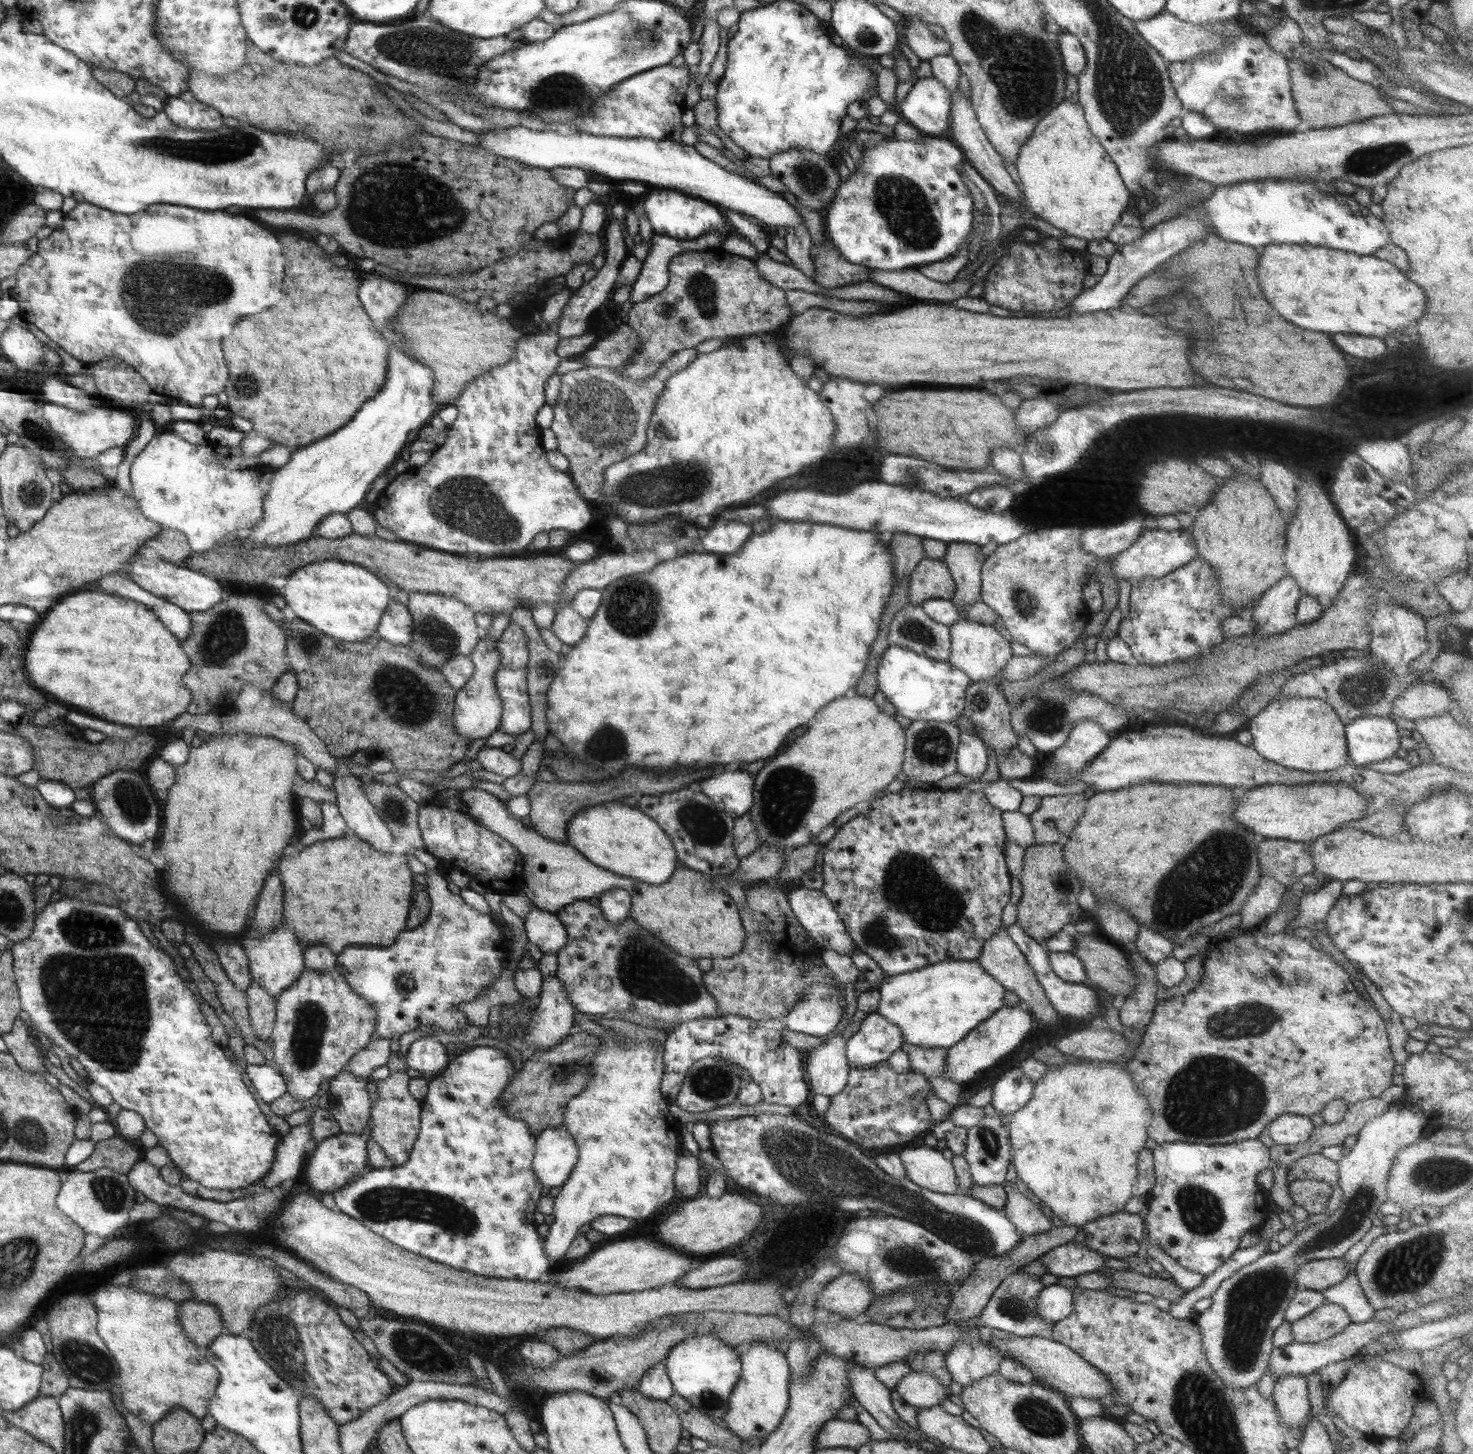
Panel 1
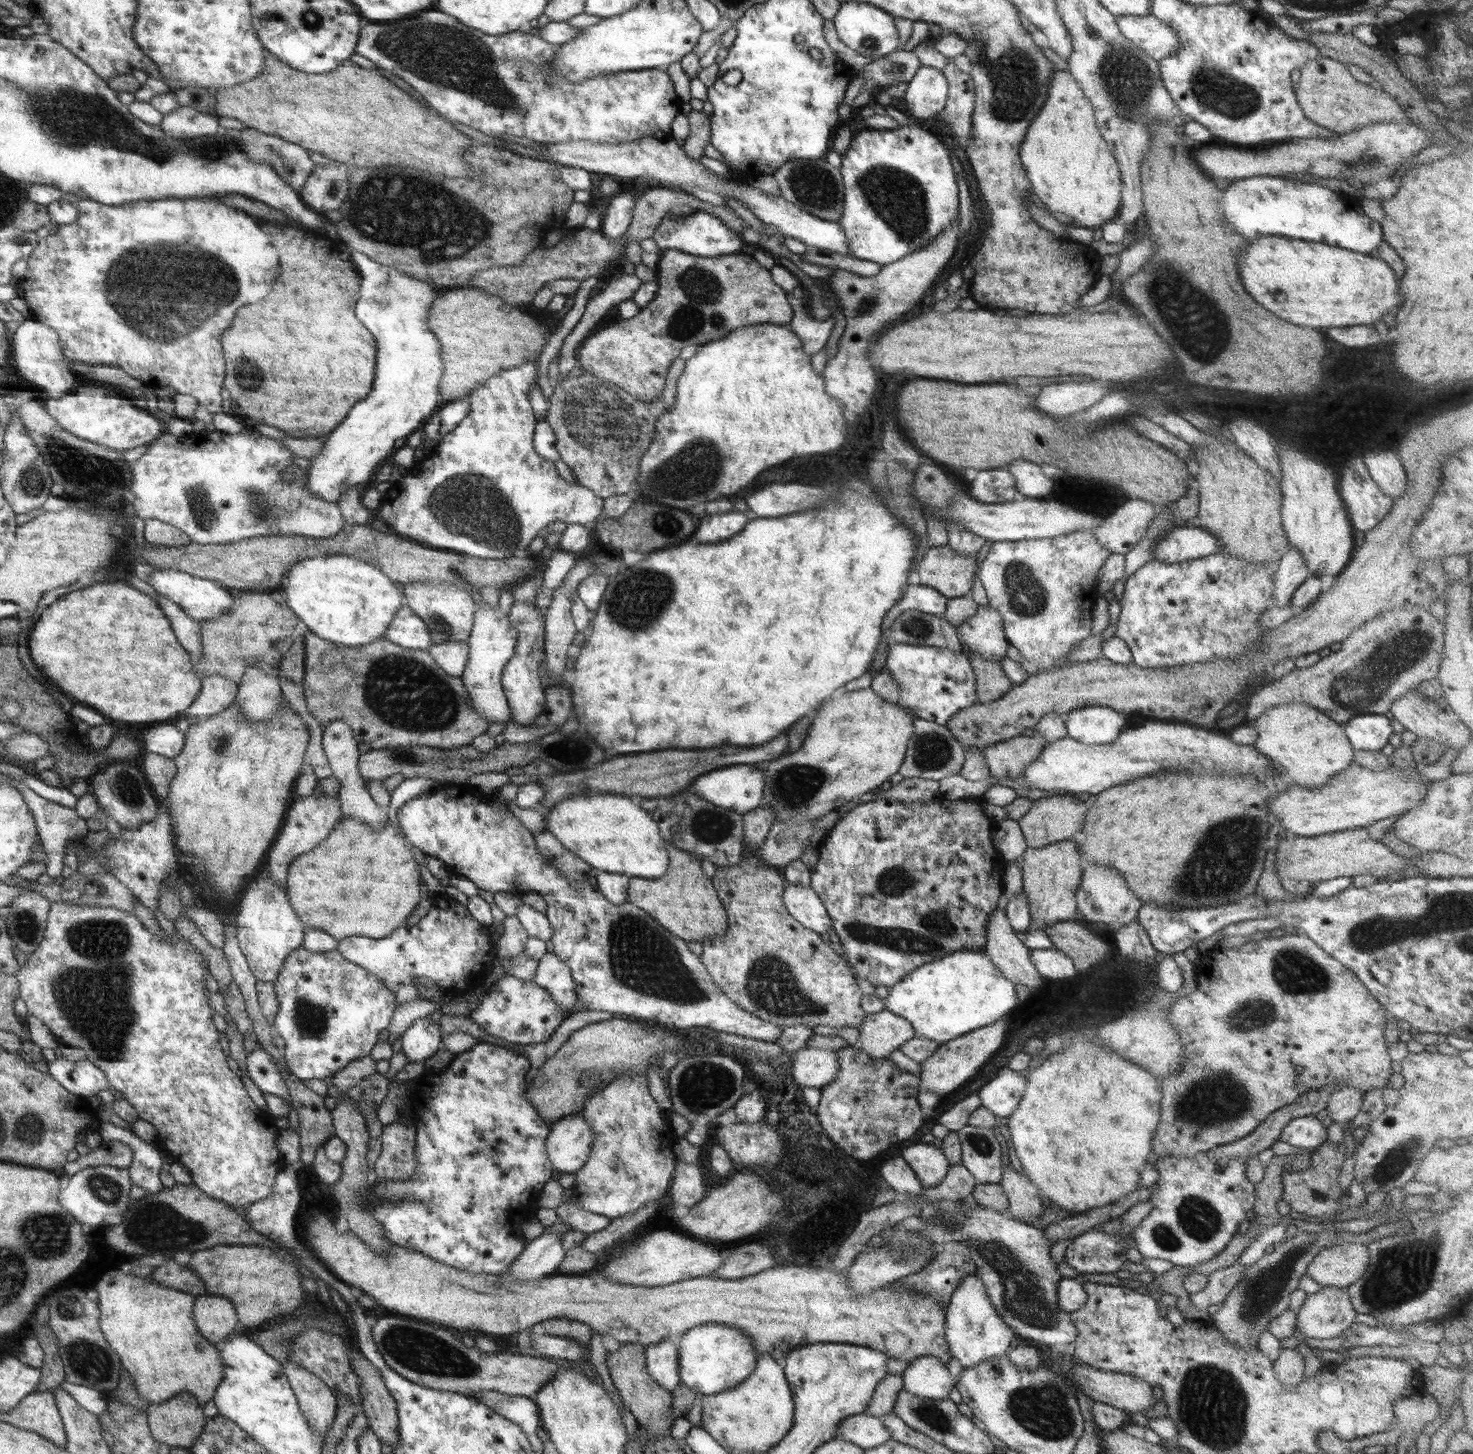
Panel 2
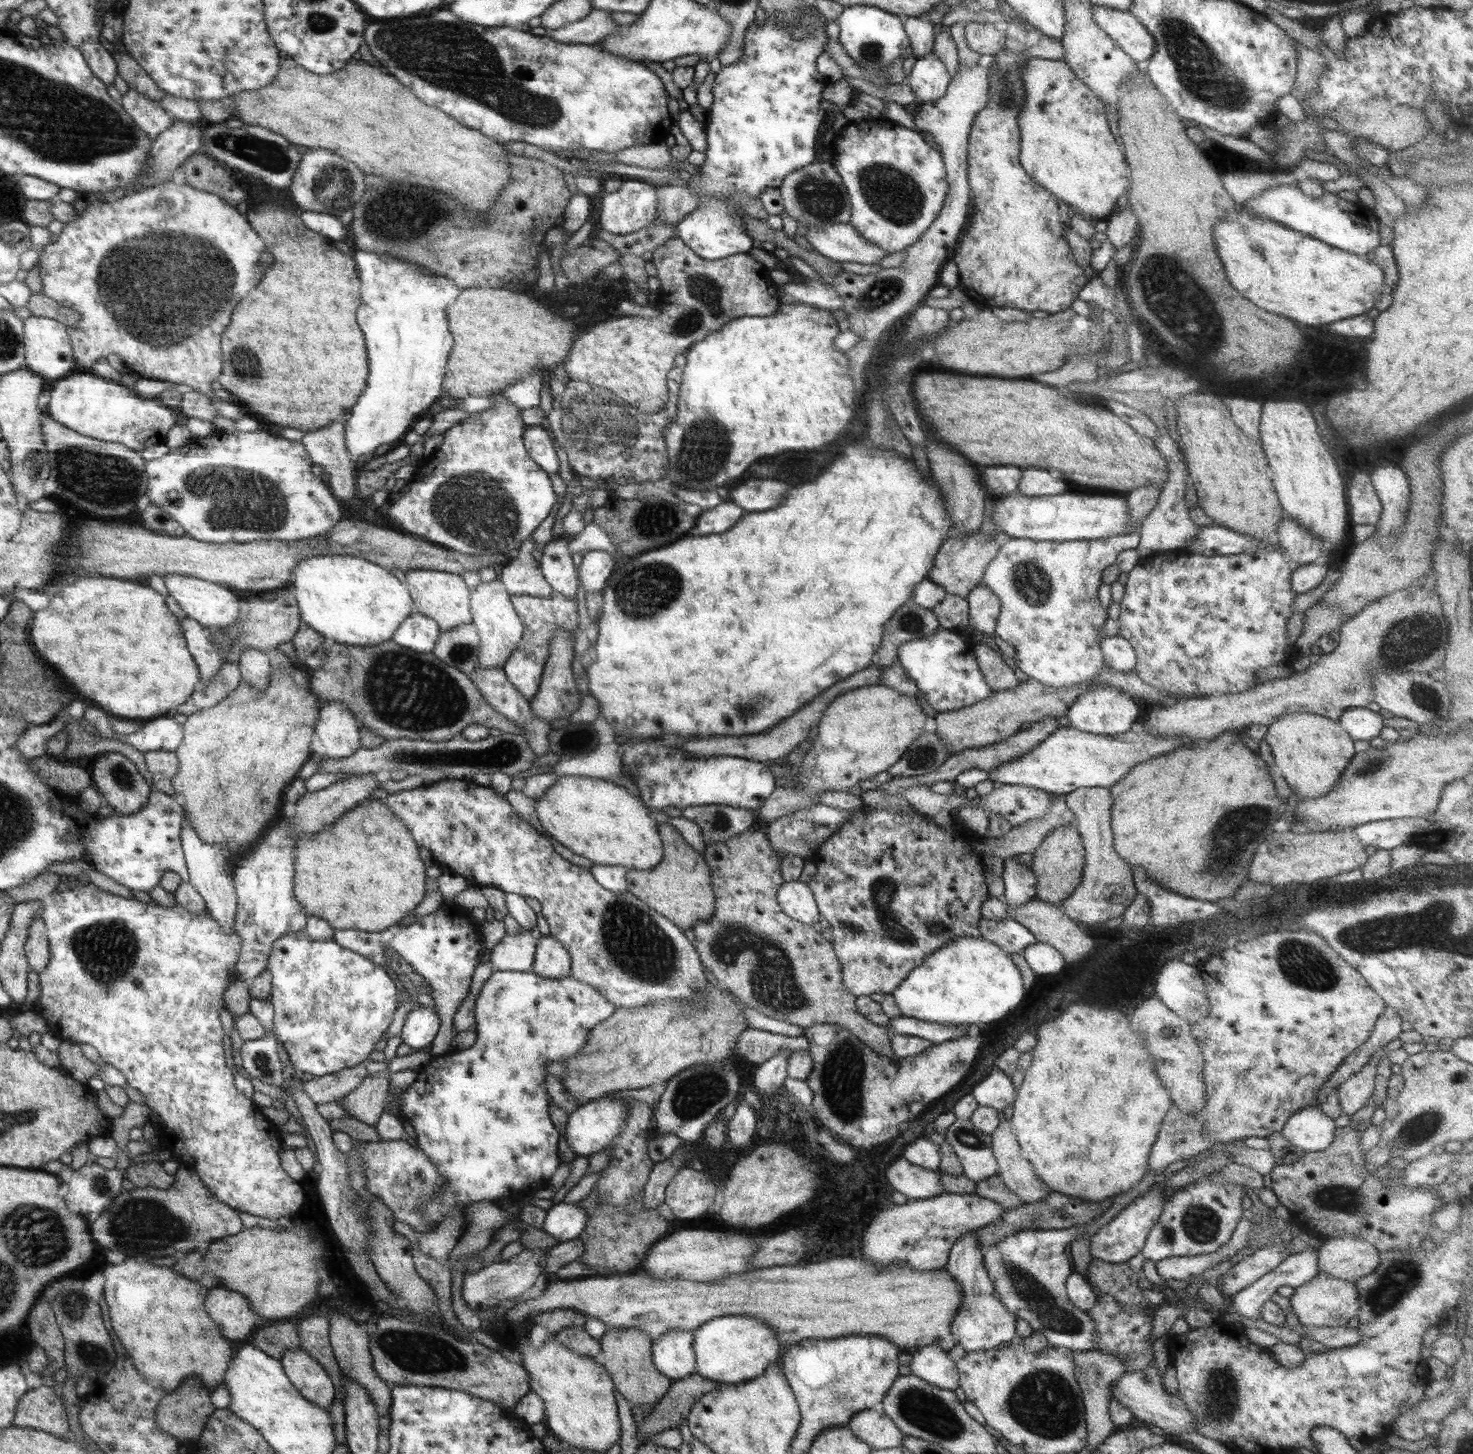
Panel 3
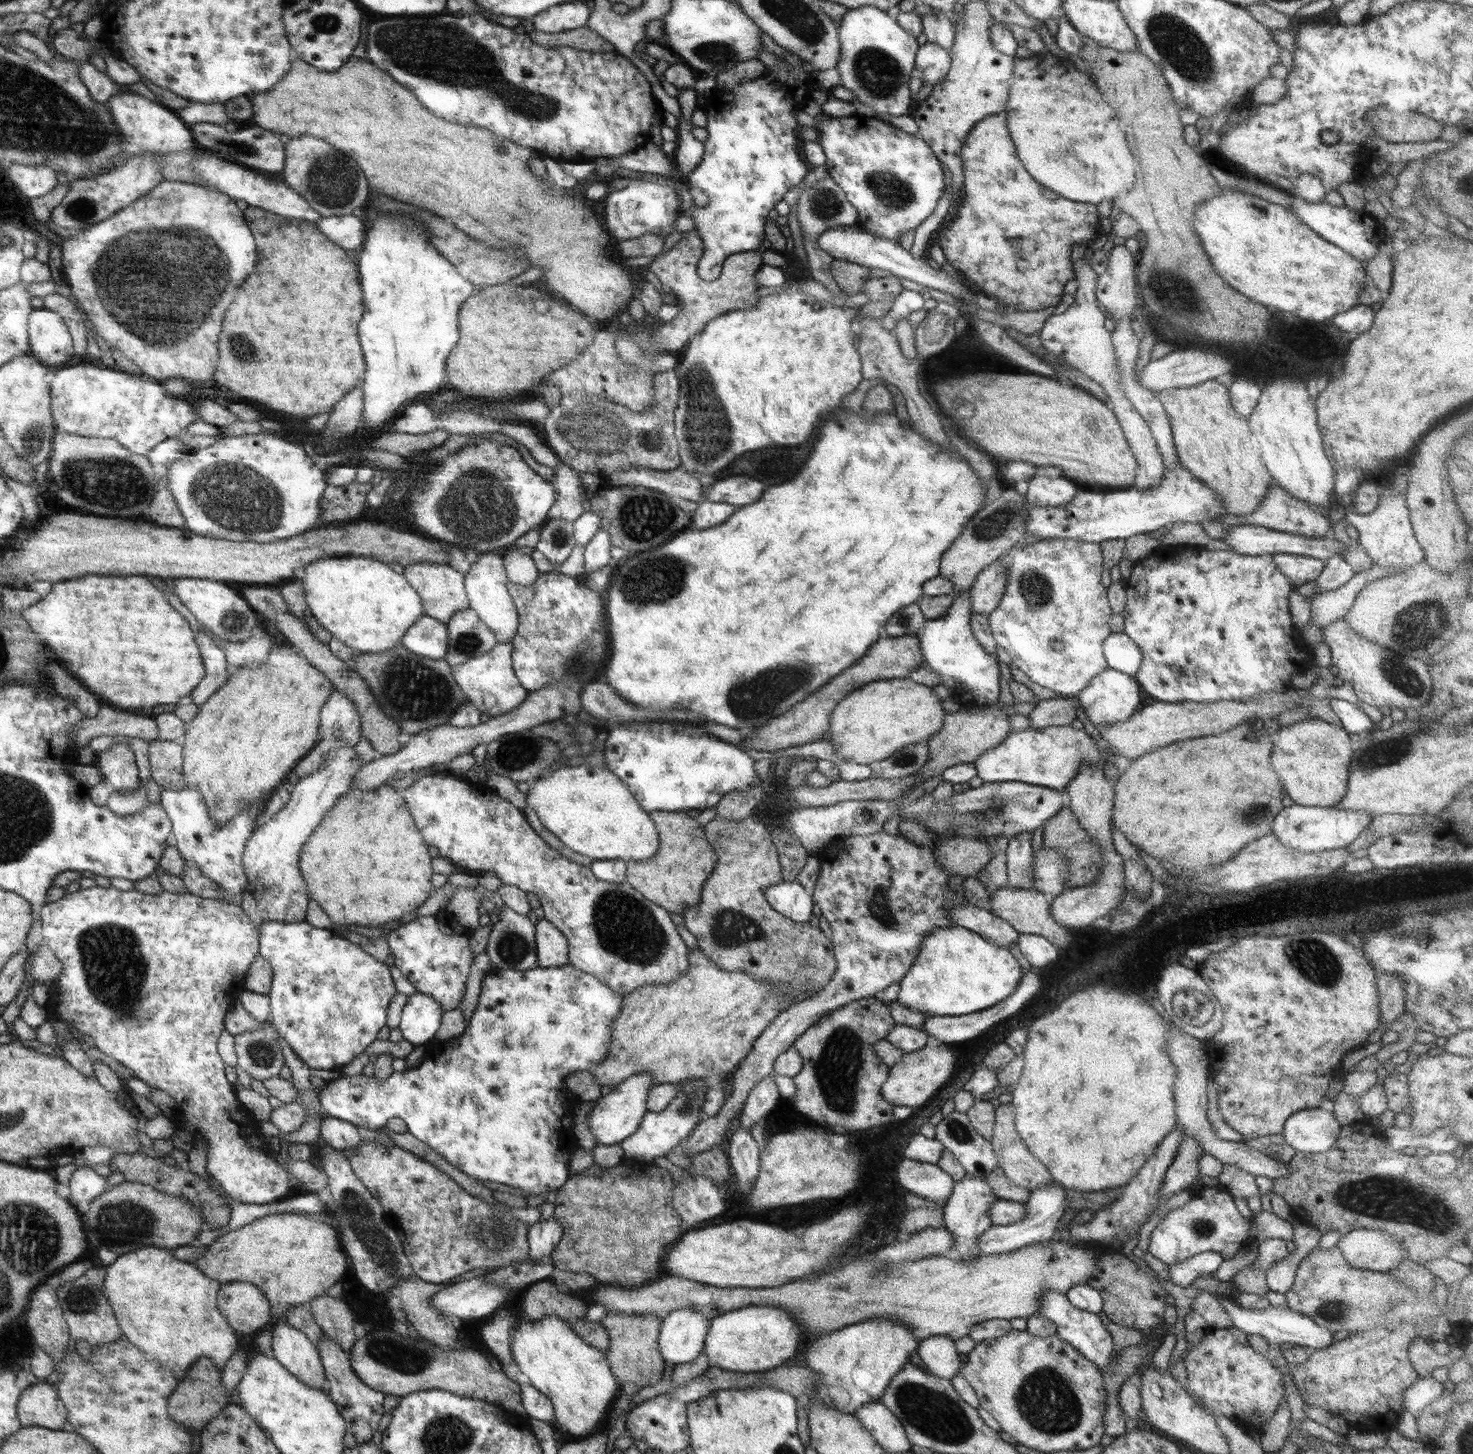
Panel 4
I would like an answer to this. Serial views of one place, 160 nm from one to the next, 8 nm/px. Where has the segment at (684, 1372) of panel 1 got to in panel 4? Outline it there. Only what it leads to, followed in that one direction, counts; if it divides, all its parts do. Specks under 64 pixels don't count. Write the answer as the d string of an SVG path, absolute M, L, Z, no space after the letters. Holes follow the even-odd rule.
M749 1306L722 1313L711 1319L703 1351L710 1367L722 1368L728 1372L758 1373L785 1366L786 1360L792 1358L802 1345L801 1324L785 1310L771 1306Z

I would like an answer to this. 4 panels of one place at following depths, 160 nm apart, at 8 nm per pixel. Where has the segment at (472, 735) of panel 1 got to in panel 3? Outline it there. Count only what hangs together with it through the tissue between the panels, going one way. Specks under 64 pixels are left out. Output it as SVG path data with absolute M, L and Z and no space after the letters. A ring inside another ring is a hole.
M499 576L491 582L481 581L472 589L472 613L472 622L477 626L481 636L477 669L502 667L524 638L525 625L513 604L512 594L508 592Z

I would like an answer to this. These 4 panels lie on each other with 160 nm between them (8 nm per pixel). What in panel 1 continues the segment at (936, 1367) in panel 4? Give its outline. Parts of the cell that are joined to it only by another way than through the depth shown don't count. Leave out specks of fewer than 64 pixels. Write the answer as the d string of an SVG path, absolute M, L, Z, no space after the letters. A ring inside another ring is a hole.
M912 1370L906 1374L895 1388L898 1394L916 1410L942 1405L947 1400L946 1388L940 1386L940 1379L926 1372Z

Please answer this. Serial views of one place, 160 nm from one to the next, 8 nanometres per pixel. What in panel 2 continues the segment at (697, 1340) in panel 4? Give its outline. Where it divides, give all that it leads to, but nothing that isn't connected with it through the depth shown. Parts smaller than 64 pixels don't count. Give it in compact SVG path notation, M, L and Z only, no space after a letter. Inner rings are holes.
M662 1341L655 1345L647 1345L644 1348L646 1370L652 1376L656 1384L663 1386L672 1393L681 1384L678 1374L679 1350L670 1341Z

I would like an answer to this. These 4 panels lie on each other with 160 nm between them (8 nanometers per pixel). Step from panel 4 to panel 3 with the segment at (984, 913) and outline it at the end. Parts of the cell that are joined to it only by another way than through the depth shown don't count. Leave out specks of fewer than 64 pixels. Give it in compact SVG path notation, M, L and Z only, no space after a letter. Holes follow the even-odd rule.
M983 918L978 924L979 934L983 940L996 944L1010 956L1036 944L1036 937L1022 924L1013 919L988 920Z

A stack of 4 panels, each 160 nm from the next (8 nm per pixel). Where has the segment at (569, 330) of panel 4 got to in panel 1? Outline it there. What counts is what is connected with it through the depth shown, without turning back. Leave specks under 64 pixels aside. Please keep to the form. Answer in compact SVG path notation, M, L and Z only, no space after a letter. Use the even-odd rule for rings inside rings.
M426 289L412 291L410 299L407 299L401 312L397 314L395 322L396 320L398 320L398 328L402 328L402 332L406 332L410 352L414 352L414 356L422 356L422 362L434 371L432 396L438 404L444 406L456 404L461 392L468 386L468 382L472 382L478 376L512 360L517 343L524 336L522 330L518 330L508 318L500 318L498 313L481 312L476 303L462 300L460 297L448 293L430 292Z

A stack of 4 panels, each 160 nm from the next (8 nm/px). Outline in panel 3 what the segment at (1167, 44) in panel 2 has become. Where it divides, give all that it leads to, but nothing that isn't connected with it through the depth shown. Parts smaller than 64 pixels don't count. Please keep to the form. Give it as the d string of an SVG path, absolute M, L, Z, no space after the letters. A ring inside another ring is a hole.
M1093 5L1091 13L1097 24L1132 61L1142 65L1156 52L1154 37L1131 12Z

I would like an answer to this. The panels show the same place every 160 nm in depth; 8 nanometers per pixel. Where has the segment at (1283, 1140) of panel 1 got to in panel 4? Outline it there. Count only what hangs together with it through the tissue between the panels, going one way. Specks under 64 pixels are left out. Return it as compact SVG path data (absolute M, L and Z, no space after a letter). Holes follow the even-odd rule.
M1329 1106L1304 1109L1286 1119L1281 1135L1286 1142L1302 1153L1330 1150L1338 1140L1341 1125Z

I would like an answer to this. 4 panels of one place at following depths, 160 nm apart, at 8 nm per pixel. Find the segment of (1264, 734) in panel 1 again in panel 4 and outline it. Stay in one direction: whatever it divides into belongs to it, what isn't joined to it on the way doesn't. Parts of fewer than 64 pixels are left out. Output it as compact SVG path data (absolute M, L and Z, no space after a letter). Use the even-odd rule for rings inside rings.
M1309 718L1302 722L1295 722L1272 735L1272 764L1283 782L1283 788L1288 796L1299 805L1311 807L1334 807L1346 796L1355 744L1350 741L1346 729L1318 718Z

